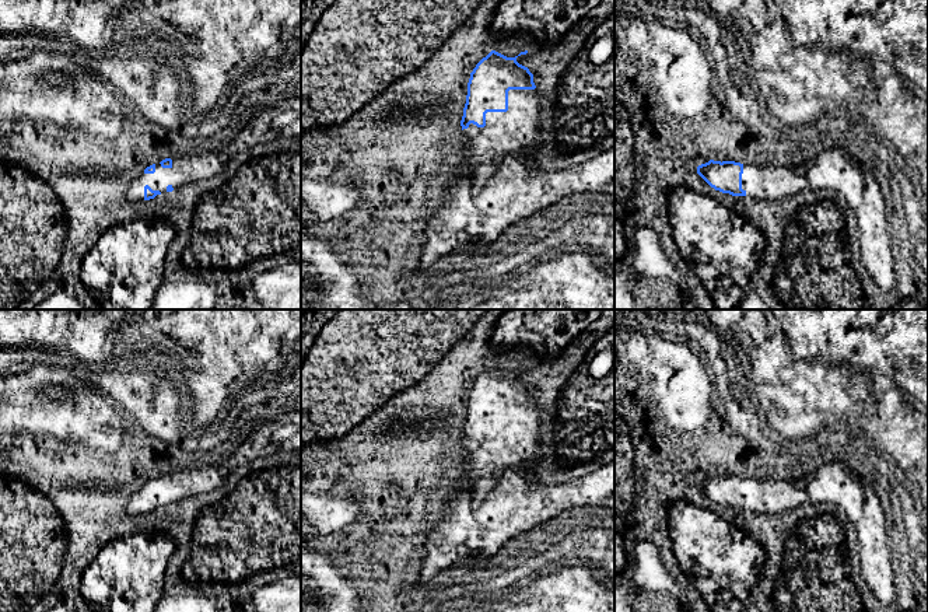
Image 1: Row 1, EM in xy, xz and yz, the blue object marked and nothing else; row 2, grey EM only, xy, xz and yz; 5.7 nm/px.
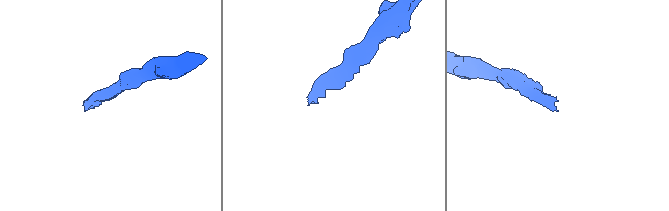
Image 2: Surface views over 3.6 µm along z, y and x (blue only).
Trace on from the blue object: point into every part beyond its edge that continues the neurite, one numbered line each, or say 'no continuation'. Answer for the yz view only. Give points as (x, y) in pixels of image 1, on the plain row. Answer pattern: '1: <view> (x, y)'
1: yz (837, 488)

